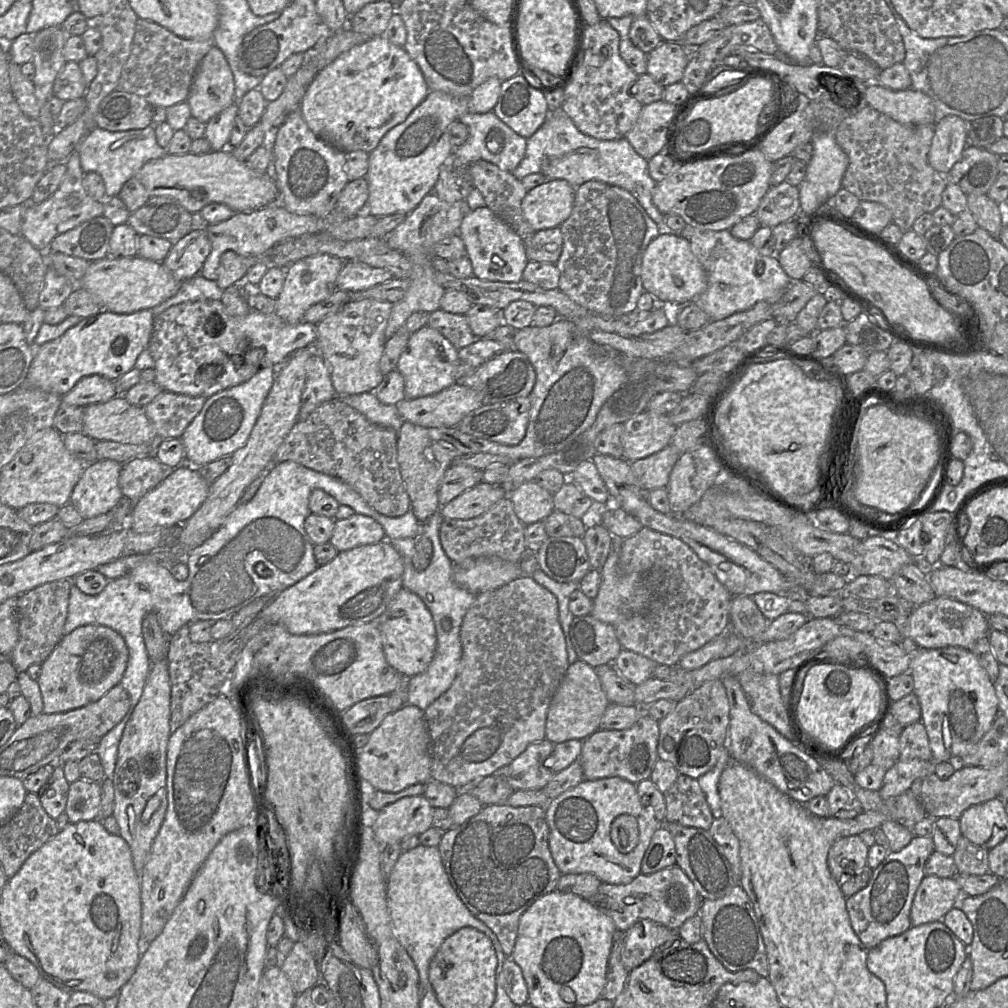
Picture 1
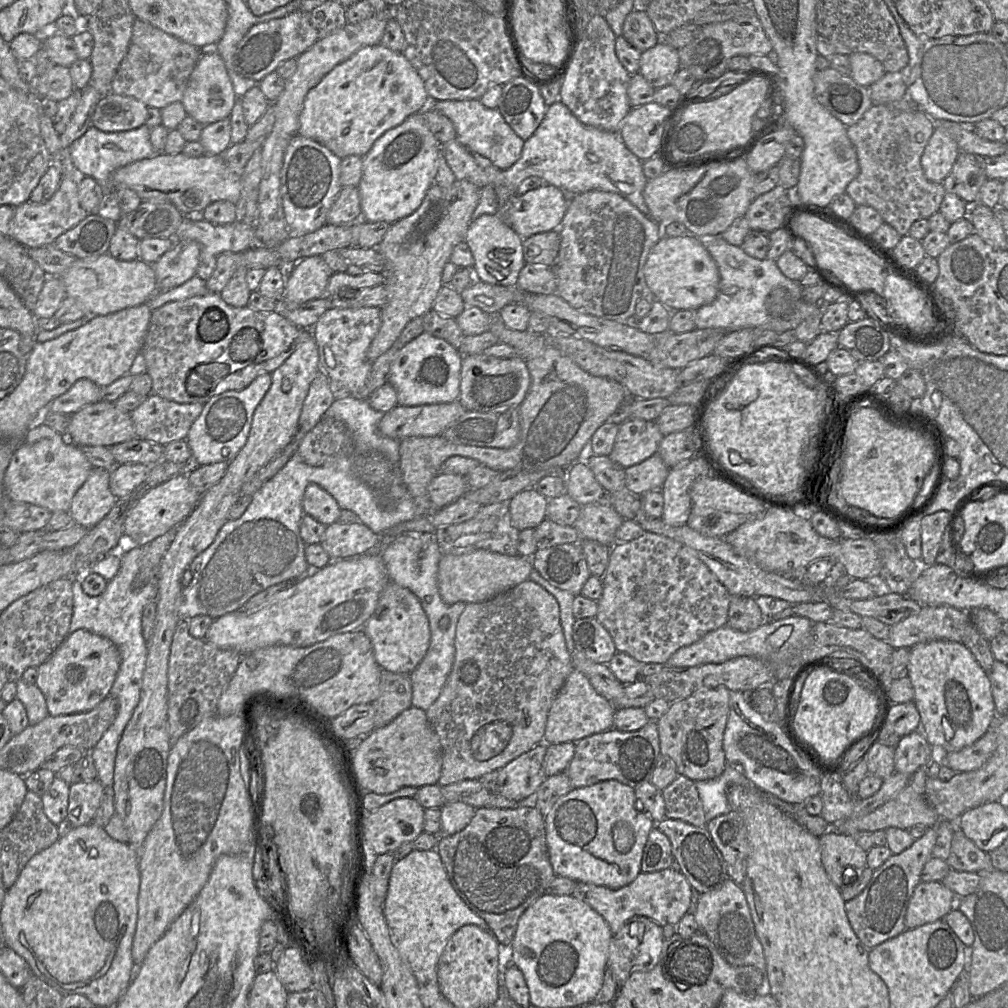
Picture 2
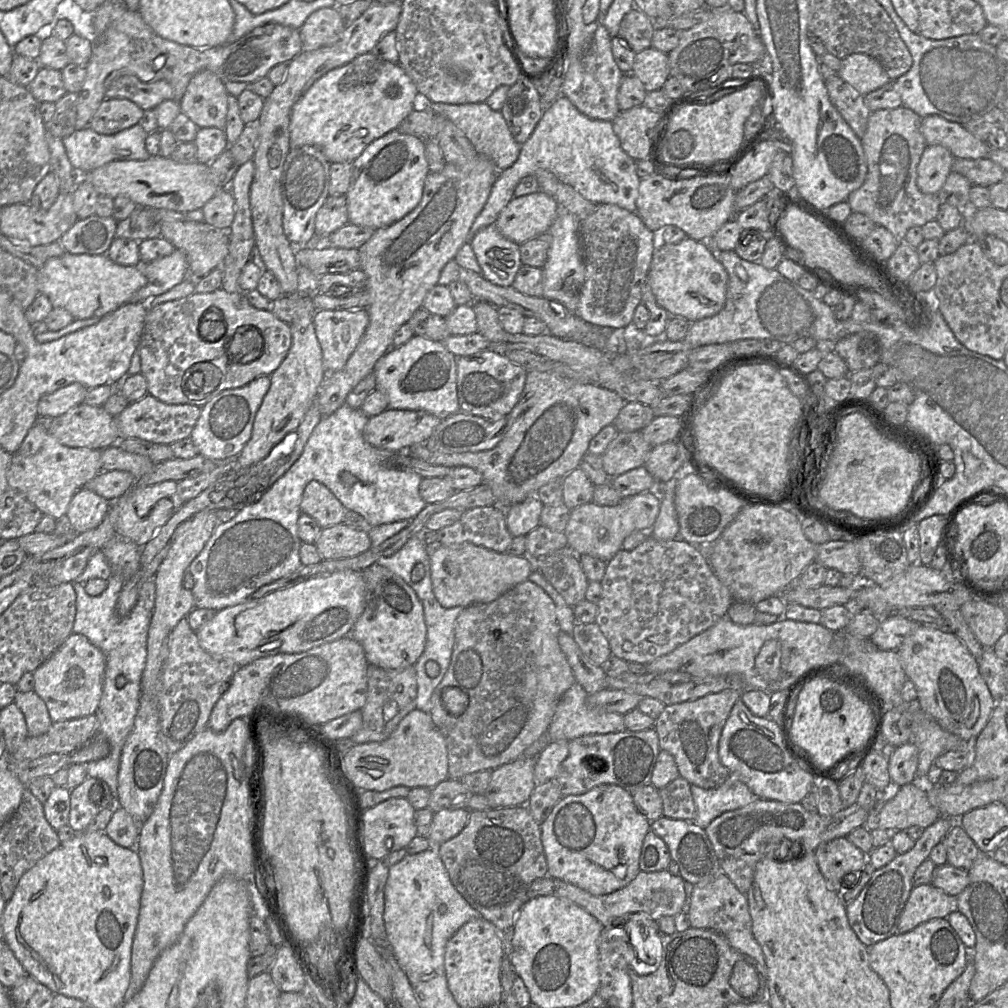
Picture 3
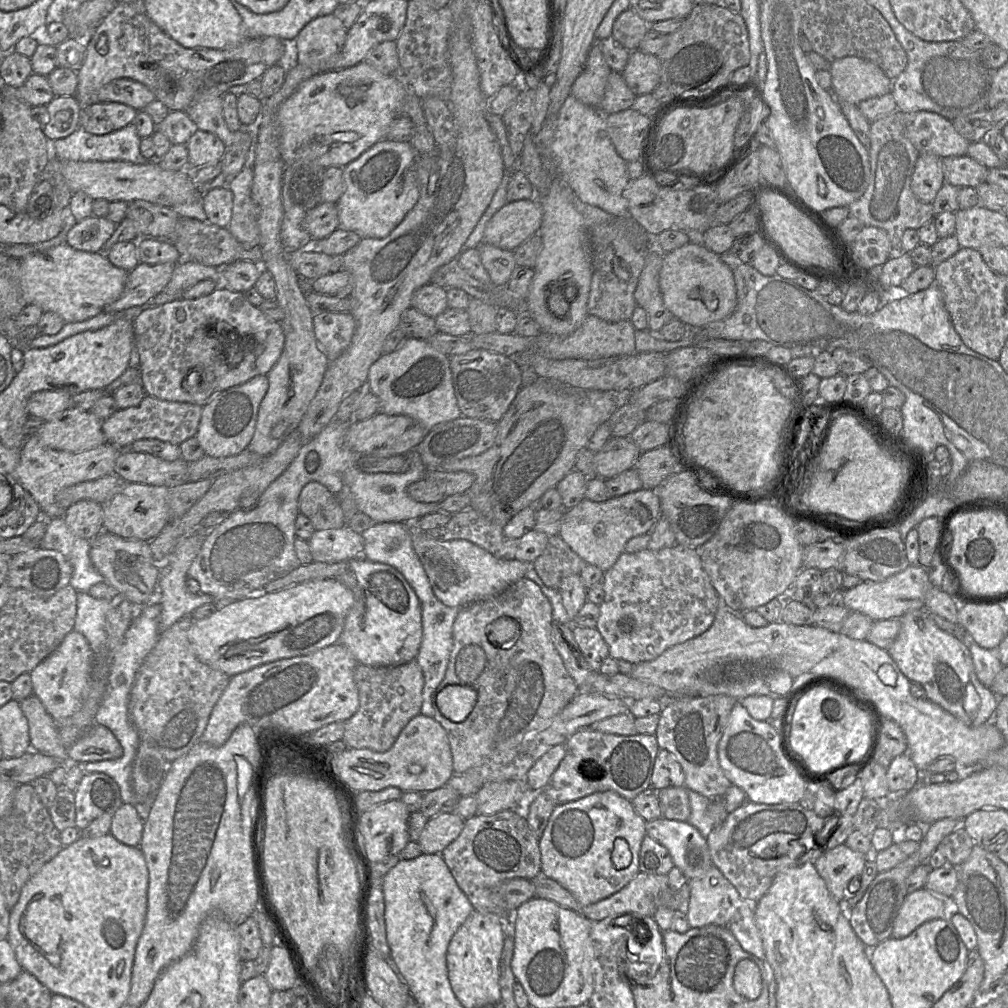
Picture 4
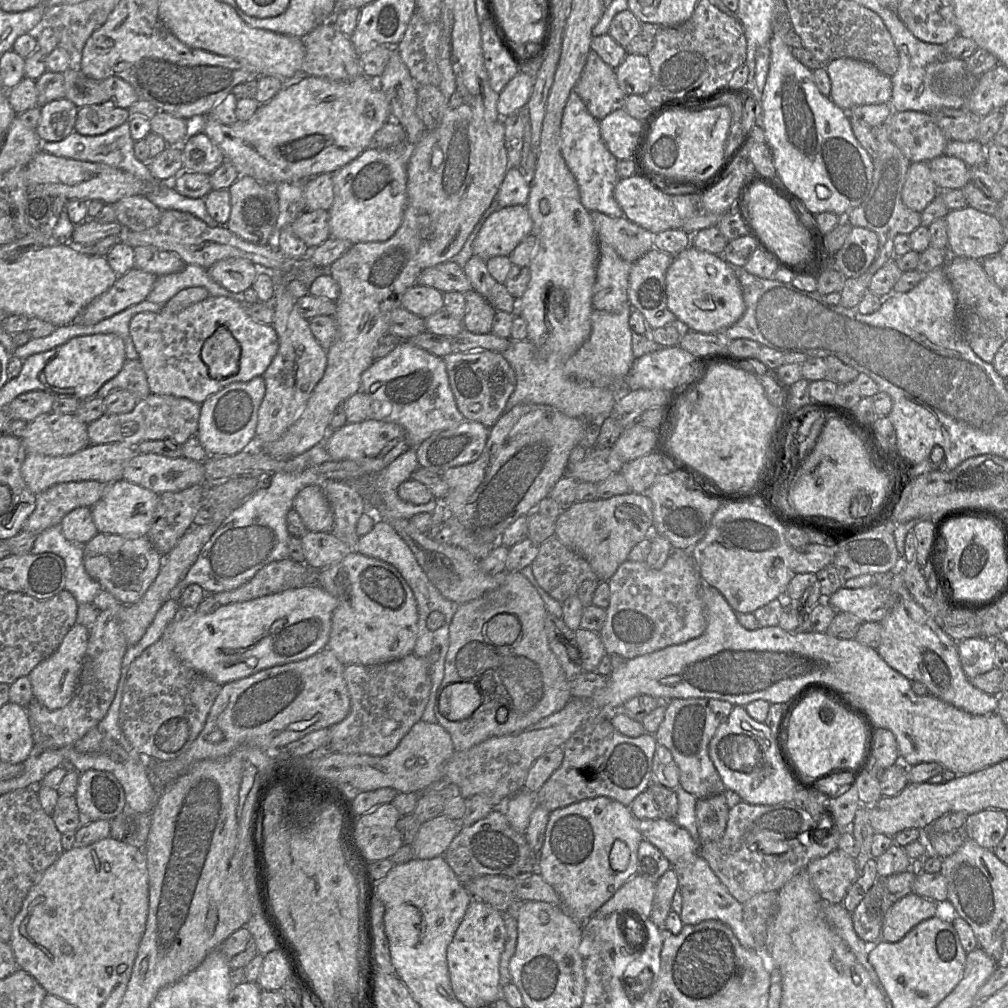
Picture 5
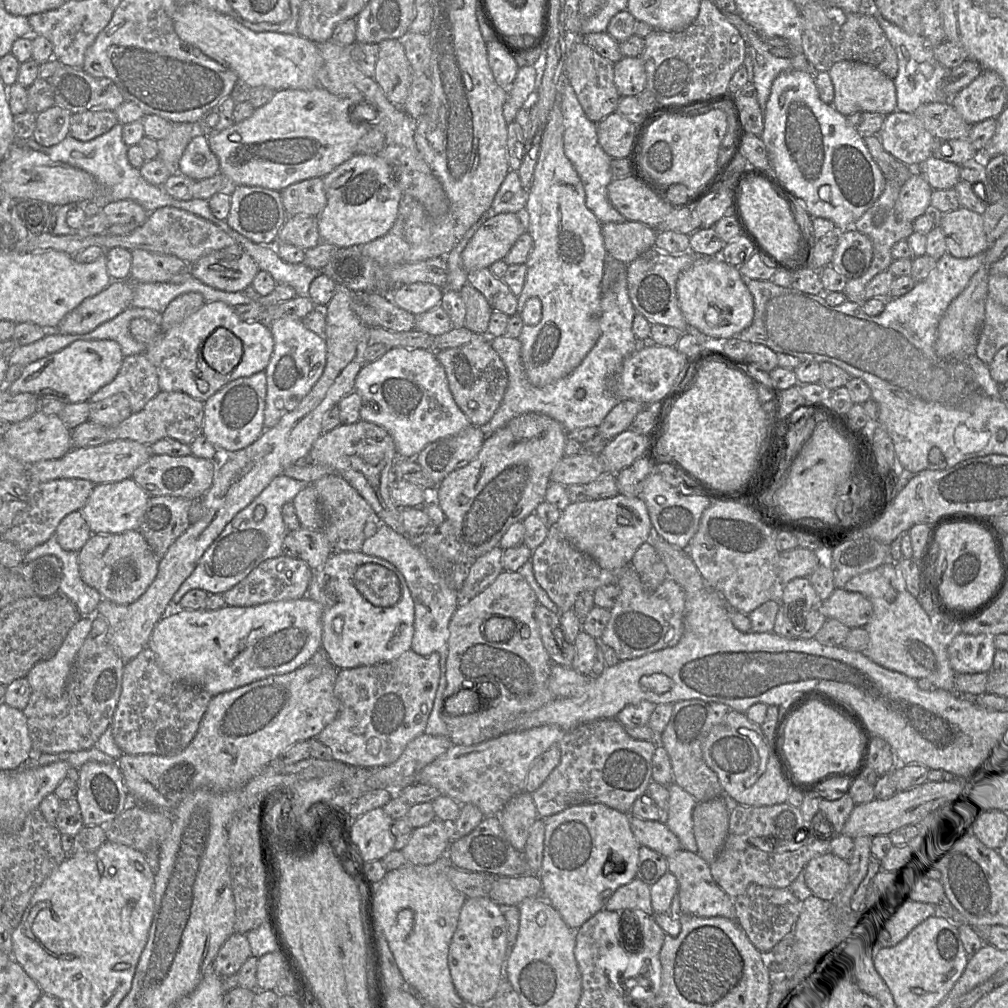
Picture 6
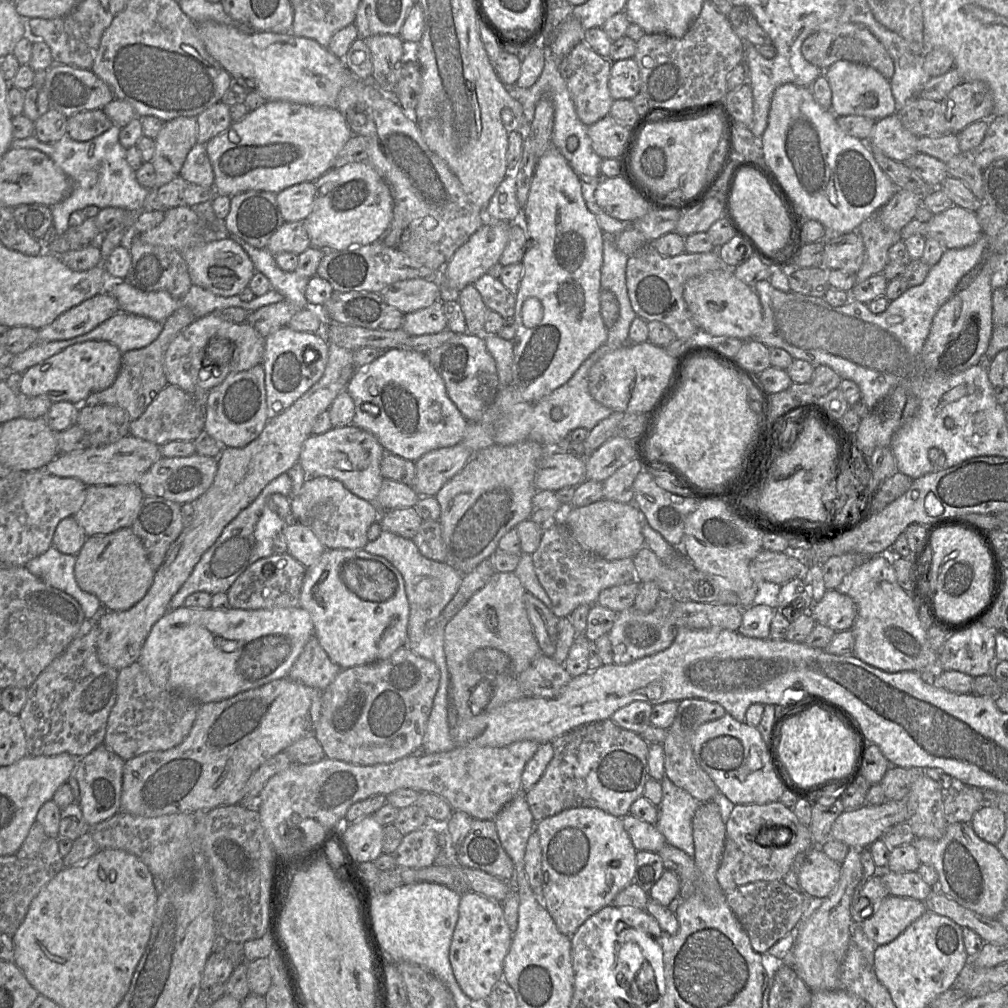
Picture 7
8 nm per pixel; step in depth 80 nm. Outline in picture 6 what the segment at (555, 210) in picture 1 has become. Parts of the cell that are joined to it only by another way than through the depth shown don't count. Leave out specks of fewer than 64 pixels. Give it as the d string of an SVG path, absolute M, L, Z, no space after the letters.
M501 213L486 219L461 254L464 268L470 272L503 260L524 232L526 221L522 214Z

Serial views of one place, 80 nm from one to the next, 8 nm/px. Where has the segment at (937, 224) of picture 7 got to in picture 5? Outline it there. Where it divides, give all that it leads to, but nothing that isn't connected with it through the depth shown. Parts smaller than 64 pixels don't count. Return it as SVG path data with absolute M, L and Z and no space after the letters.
M967 206L949 211L944 218L947 222L947 246L951 256L982 261L999 253L1007 242L1004 224L994 215Z

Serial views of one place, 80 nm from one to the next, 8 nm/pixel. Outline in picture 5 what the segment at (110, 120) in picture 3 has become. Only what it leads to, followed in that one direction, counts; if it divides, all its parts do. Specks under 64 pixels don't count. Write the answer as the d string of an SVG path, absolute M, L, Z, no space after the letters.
M87 105L78 109L75 131L88 136L104 134L130 119L126 108L115 105Z

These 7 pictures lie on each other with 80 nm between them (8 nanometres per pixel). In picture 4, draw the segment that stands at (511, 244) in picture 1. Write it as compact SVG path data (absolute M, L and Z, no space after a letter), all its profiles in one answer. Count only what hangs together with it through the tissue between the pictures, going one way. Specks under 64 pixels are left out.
M487 243L478 246L480 259L495 285L504 286L510 280L517 263L513 251L503 250Z

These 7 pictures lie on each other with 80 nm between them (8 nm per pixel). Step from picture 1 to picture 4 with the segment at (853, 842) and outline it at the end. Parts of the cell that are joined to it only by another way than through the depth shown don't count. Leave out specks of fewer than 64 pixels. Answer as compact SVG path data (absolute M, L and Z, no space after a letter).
M843 843L823 853L815 860L817 872L836 901L844 899L849 881L861 875L866 857Z

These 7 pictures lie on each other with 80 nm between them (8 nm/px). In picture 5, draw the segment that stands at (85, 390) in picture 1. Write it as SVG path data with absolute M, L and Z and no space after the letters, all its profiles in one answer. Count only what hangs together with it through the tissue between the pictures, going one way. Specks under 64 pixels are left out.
M34 390L17 396L8 407L10 419L31 422L39 415L52 412L54 395Z

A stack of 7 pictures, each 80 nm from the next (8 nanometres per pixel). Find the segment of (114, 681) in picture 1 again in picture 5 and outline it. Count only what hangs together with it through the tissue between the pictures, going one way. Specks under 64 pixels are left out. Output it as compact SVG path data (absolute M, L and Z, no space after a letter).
M74 624L56 651L30 672L27 677L32 685L34 700L49 710L63 708L70 702L78 687L88 638L89 630L81 624Z

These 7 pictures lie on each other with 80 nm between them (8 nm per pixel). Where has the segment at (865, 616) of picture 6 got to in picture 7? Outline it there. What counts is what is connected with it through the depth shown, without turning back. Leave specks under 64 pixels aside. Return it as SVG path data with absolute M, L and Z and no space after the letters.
M834 589L827 590L820 601L814 602L809 613L817 624L840 632L853 626L857 607L851 597Z

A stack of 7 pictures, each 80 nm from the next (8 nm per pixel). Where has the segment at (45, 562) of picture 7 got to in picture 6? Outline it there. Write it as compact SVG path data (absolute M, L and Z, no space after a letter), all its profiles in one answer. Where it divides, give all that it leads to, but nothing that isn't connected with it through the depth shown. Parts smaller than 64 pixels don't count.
M54 534L46 542L25 553L24 563L45 555L53 555L62 563L60 594L70 600L82 617L88 616L96 610L102 596L96 589L90 587L81 579L78 552L66 551L61 548Z

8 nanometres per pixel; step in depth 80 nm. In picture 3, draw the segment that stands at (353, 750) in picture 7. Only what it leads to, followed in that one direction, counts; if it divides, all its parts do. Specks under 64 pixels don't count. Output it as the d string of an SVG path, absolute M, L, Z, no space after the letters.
M375 665L367 668L367 697L362 712L362 725L350 738L355 744L381 742L395 730L399 722L416 709L417 679L414 665L400 670L388 670Z

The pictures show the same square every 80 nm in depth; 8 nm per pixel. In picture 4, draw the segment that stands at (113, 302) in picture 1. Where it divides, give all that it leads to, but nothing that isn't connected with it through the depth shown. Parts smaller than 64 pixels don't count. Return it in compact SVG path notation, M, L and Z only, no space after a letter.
M67 243L42 248L21 259L21 281L24 299L27 305L39 306L44 312L59 314L66 323L85 321L102 313L124 291L128 271L114 266L104 252L87 252L72 248Z

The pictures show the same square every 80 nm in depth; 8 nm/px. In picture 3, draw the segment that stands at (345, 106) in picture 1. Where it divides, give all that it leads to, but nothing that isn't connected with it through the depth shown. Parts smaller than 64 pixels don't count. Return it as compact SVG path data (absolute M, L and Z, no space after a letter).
M369 52L357 56L344 66L330 70L300 97L290 115L290 149L304 145L316 146L332 163L352 163L374 140L398 128L413 110L424 110L431 103L418 93L411 78L397 63L391 63Z

